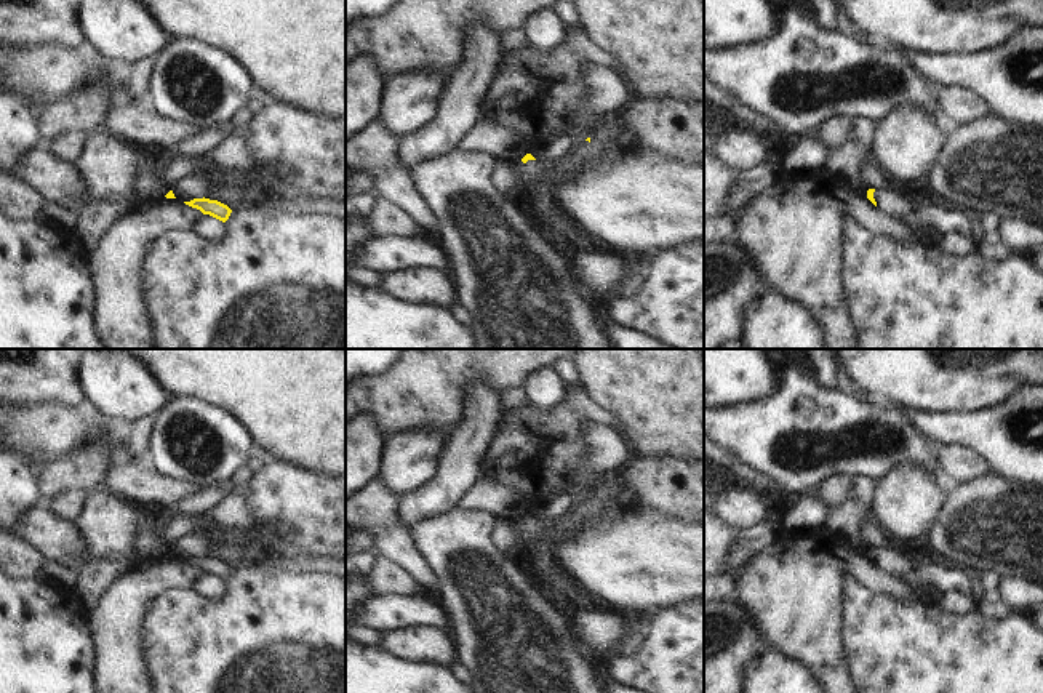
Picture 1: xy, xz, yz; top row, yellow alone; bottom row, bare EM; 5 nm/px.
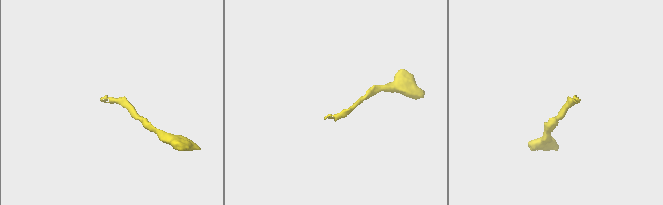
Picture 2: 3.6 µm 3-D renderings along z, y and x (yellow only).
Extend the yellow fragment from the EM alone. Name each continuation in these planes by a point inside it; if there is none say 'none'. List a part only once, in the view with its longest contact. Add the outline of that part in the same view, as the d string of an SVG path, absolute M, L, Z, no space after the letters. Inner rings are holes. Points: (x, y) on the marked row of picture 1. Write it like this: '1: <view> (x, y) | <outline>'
1: yz (891, 204) | M891 187L875 190L873 198L877 202L877 208L894 219L907 218L912 214L915 206L913 200L901 197Z

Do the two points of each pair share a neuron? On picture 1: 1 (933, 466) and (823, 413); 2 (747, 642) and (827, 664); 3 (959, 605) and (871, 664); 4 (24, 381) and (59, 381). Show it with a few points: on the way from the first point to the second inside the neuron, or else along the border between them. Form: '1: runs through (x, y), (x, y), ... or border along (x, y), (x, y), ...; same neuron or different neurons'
1: runs through (906, 447), (850, 434); same neuron
2: border along (747, 613), (768, 648); different neurons
3: border along (939, 602), (949, 612), (967, 613), (975, 610); different neurons
4: runs through (32, 381), (51, 381); same neuron

